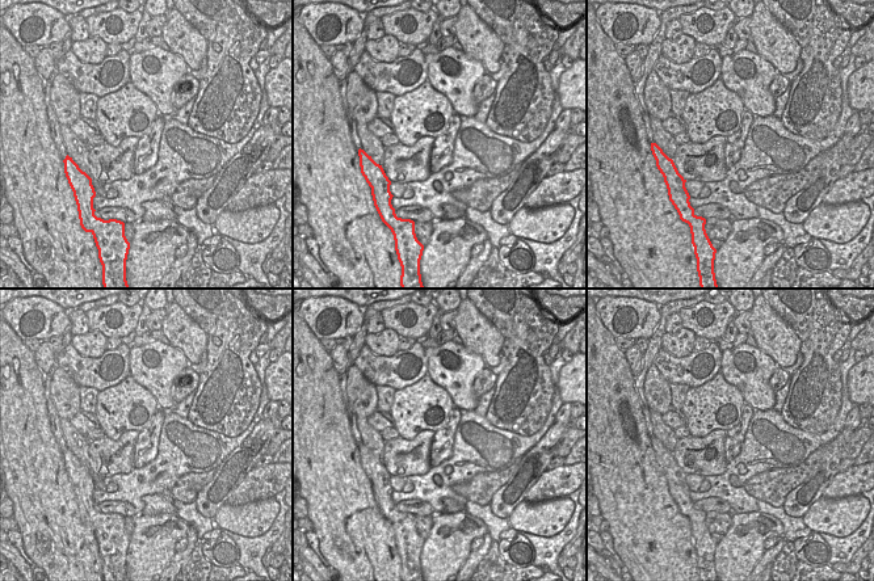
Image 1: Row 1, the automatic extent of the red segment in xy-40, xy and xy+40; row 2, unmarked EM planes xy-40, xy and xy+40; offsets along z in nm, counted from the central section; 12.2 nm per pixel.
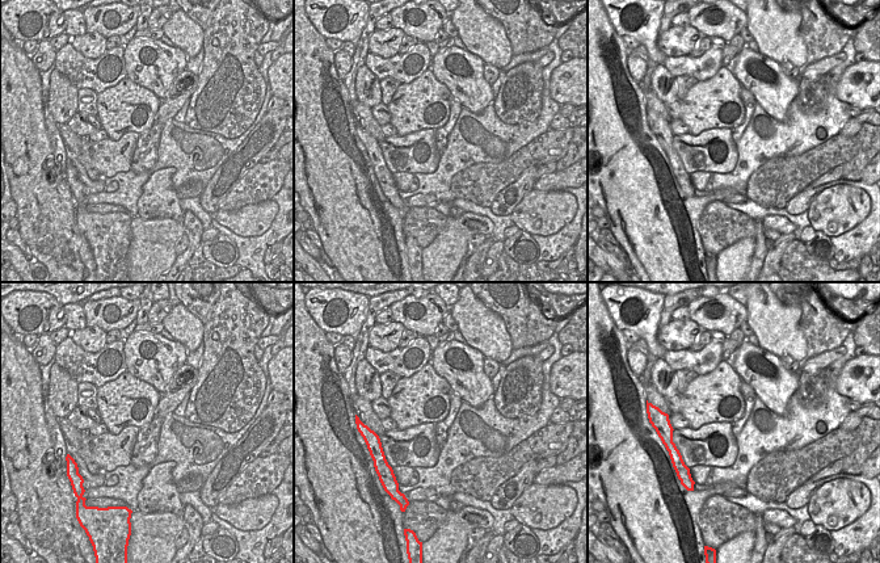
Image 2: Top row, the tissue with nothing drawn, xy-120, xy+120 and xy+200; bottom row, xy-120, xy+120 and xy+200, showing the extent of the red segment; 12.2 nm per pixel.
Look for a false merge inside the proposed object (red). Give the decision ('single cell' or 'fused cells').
single cell

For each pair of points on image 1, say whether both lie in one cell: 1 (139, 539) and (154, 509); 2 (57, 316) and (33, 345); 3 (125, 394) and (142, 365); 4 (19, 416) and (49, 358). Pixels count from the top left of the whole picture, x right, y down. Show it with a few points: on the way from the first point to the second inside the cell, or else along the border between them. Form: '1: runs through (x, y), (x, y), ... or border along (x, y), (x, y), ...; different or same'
1: border along (175, 513), (141, 514); different
2: border along (40, 340), (30, 339), (24, 341); different
3: border along (130, 375), (156, 400); different
4: border along (33, 353), (34, 362), (43, 374); different

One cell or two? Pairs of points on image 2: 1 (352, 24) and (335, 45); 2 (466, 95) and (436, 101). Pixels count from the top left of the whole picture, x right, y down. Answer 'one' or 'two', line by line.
1: two
2: two

